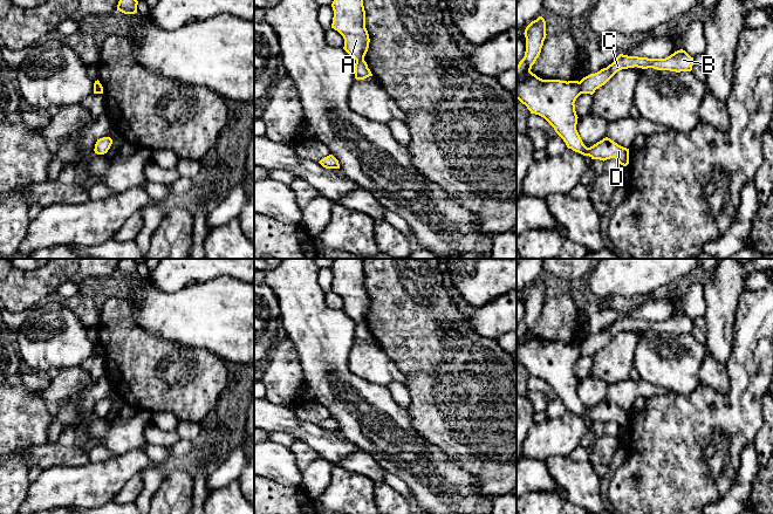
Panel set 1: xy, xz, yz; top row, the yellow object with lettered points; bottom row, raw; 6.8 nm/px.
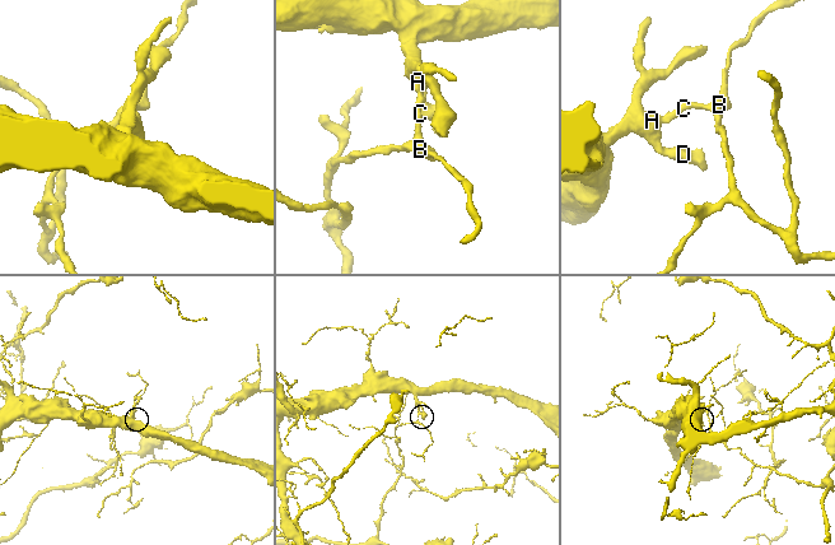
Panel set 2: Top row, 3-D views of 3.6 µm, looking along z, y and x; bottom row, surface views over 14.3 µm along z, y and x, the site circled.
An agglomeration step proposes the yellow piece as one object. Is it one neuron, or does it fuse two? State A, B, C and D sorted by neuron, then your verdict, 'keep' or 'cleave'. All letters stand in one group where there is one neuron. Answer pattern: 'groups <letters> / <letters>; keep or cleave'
groups A D / B C; cleave

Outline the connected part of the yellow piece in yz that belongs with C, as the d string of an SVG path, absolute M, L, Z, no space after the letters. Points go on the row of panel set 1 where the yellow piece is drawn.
M683 49L675 52L665 59L648 59L620 54L607 68L583 77L580 81L581 92L593 95L596 89L604 85L617 71L622 69L637 67L642 69L654 68L657 70L680 73L691 71L692 66L693 57Z

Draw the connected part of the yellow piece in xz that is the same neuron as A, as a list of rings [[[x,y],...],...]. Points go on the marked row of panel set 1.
[[[334,0],[331,28],[344,39],[343,49],[356,61],[364,60],[369,48],[363,0]]]

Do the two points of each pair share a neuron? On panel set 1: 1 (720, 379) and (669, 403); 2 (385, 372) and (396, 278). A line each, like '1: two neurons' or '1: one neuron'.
1: two neurons
2: two neurons

